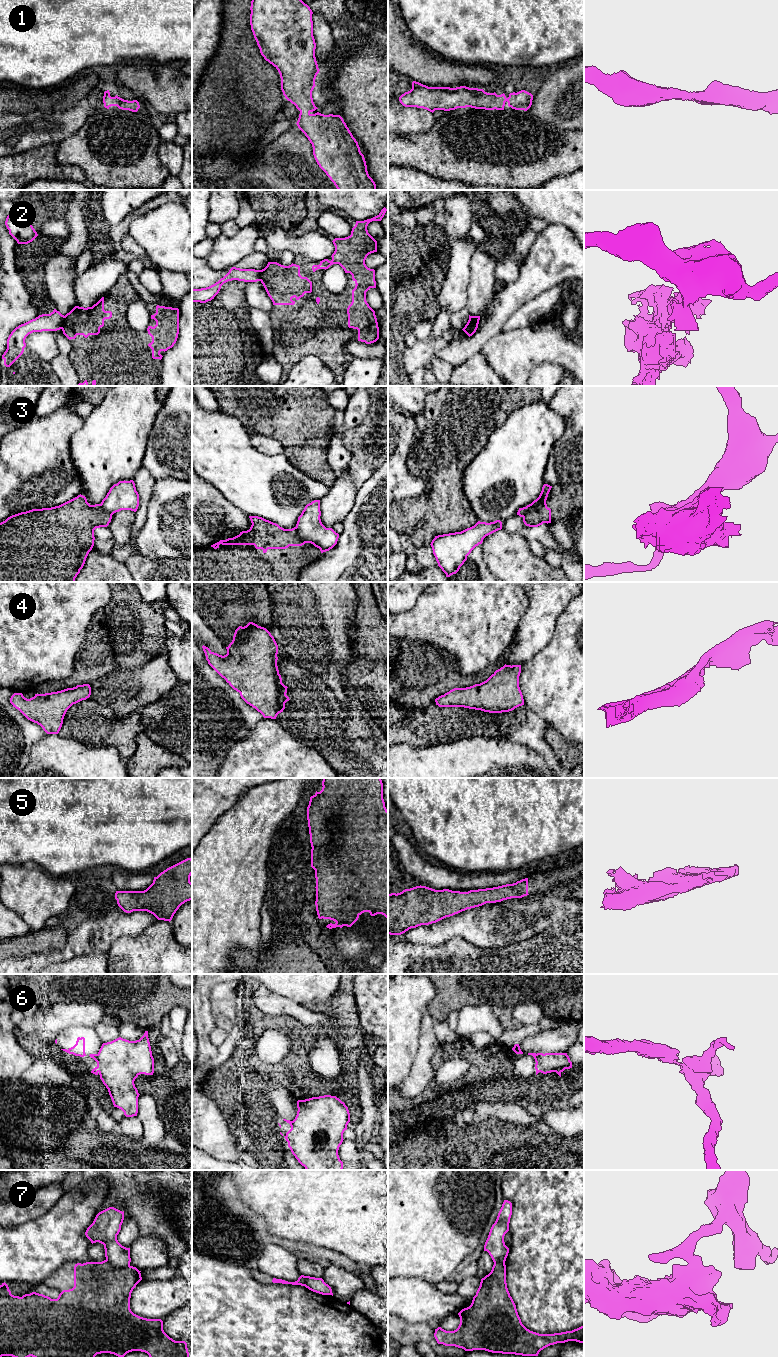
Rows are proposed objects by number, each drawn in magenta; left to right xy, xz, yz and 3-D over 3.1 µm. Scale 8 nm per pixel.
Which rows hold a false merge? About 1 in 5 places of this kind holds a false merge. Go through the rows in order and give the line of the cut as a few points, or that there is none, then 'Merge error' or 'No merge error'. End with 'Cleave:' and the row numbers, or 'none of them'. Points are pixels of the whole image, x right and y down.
1: No split. No merge error
2: Split along xy (65, 316), (61, 328). Merge error
3: Split along yz (545, 500), (534, 505), (523, 517). Merge error
4: No split. No merge error
5: No split. No merge error
6: Split along xy (97, 1054), (96, 1061). Merge error
7: Split along xy (106, 1259), (115, 1266), (129, 1265). Merge error
Cleave: 2, 3, 6, 7

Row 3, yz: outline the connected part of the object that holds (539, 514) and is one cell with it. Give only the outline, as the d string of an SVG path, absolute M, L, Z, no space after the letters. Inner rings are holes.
M546 501L532 507L523 517L523 522L529 527L538 527L543 523L551 523L551 509L547 507Z

